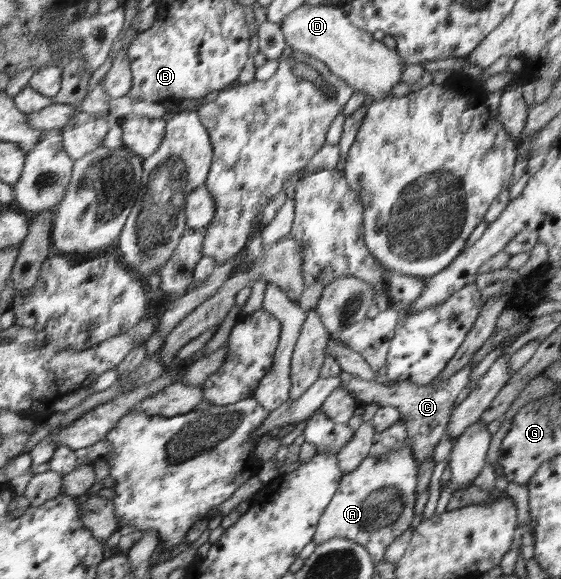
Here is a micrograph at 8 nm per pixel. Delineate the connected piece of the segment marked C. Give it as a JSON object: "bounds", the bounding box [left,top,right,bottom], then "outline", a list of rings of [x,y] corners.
{"bounds":[339,363,472,466],"outline":[[[468,363],[465,368],[453,374],[448,380],[443,380],[439,384],[419,385],[410,380],[396,381],[394,385],[384,385],[370,380],[364,380],[353,377],[342,381],[339,386],[346,392],[349,392],[359,403],[363,405],[369,402],[379,402],[381,406],[394,406],[399,410],[402,418],[404,418],[407,430],[407,436],[412,440],[412,446],[415,458],[417,458],[418,466],[424,463],[426,459],[430,459],[434,450],[439,448],[442,443],[443,434],[449,421],[451,408],[458,396],[459,392],[470,381],[470,373],[472,372],[472,363]]]}

